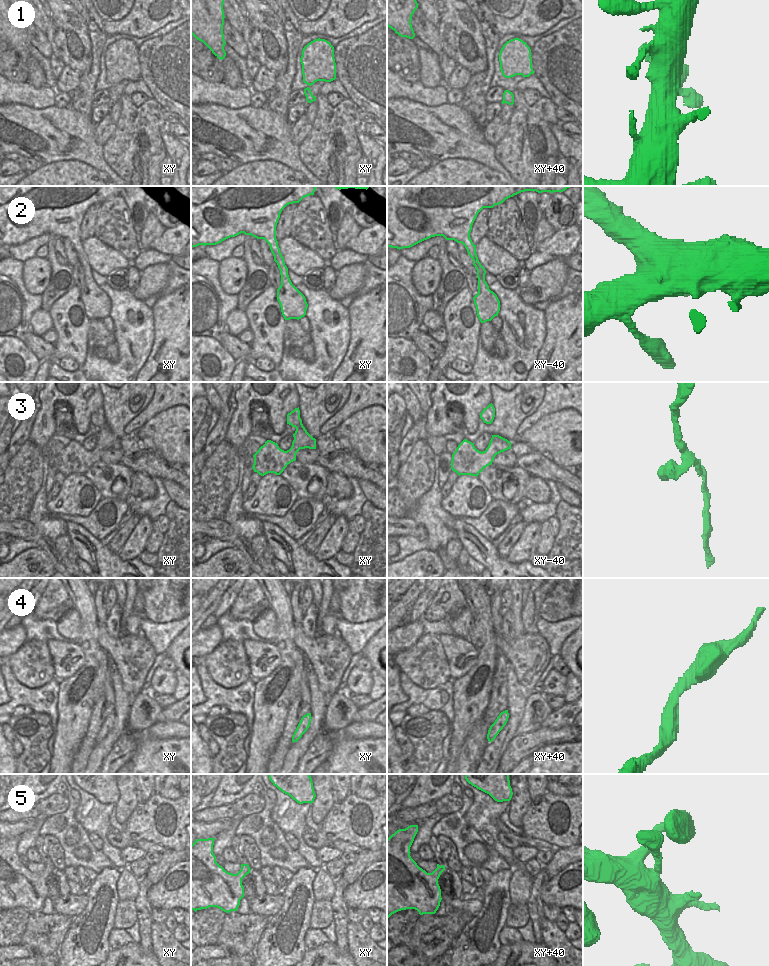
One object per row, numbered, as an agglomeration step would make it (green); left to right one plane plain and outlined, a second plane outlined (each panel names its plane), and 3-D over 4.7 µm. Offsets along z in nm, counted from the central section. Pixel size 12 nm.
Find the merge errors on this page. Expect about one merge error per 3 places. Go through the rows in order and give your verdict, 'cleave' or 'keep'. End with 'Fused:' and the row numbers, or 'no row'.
1: keep
2: keep
3: keep
4: keep
5: keep
Fused: no row

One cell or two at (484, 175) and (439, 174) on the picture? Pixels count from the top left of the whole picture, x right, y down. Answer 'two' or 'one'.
one

